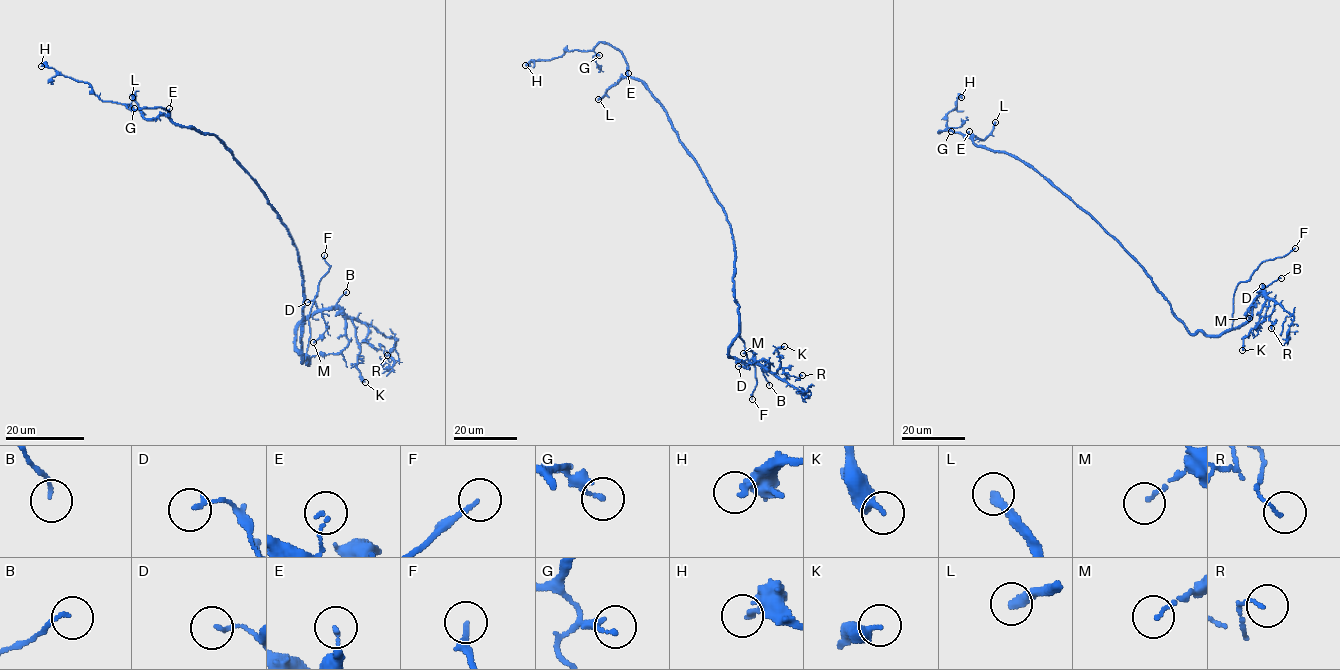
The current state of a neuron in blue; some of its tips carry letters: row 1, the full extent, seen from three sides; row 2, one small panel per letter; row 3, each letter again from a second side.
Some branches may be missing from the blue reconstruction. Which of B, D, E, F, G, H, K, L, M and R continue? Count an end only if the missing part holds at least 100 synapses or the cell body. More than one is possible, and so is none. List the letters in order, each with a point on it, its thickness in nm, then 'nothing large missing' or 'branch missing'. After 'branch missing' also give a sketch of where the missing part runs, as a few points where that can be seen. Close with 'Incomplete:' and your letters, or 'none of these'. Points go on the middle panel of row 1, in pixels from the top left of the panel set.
B: place (769, 385); calibre 120 nm; nothing large missing
D: place (738, 366); calibre 130 nm; nothing large missing
E: place (628, 73); calibre 120 nm; nothing large missing
F: place (752, 399); calibre 160 nm; branch missing
G: place (599, 55); calibre 160 nm; nothing large missing
H: place (525, 65); calibre 200 nm; nothing large missing
K: place (784, 346); calibre 320 nm; nothing large missing
L: place (598, 99); calibre 340 nm; branch missing; course (598, 99), (561, 105), (542, 97), (548, 92), (552, 101)
M: place (743, 353); calibre 120 nm; nothing large missing
R: place (802, 375); calibre 90 nm; nothing large missing
Incomplete: F, L

